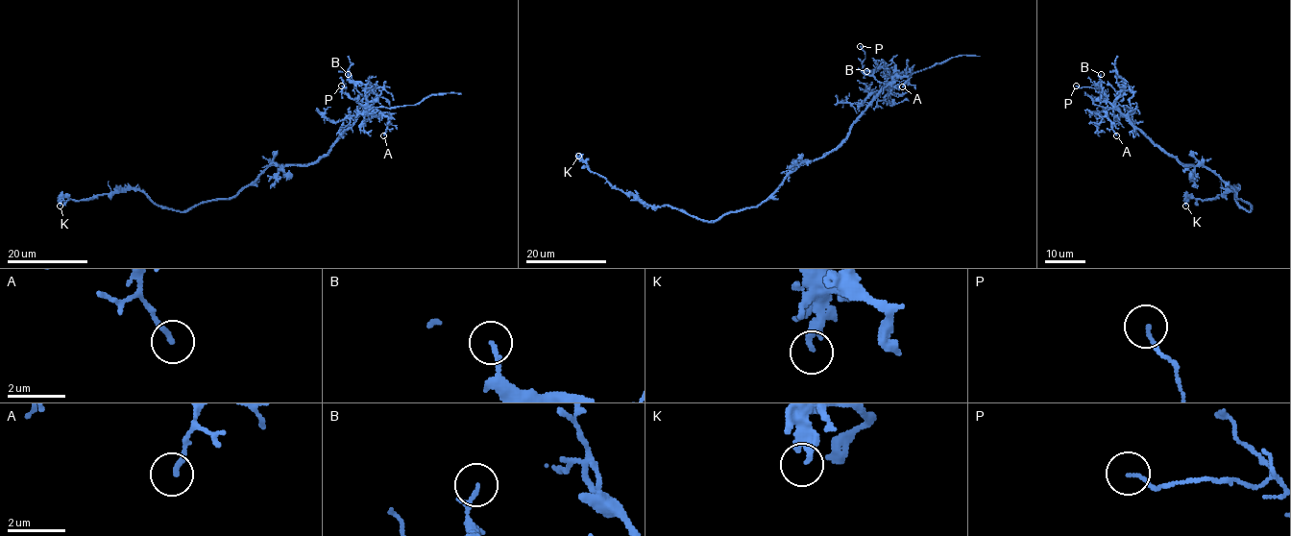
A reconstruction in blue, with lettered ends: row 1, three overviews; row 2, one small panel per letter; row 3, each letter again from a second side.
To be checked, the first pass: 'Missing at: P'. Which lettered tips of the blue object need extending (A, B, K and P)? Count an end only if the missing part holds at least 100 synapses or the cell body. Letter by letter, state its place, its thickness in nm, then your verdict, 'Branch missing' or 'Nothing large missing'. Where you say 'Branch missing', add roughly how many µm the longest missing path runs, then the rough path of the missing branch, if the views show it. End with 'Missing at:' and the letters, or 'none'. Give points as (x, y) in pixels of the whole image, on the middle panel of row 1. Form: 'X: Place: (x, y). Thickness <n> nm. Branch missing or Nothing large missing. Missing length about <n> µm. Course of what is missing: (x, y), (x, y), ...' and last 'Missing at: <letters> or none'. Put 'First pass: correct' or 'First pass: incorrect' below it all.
A: Place: (902, 86). Thickness 150 nm. Nothing large missing
B: Place: (866, 71). Thickness 140 nm. Nothing large missing
K: Place: (578, 156). Thickness 240 nm. Nothing large missing
P: Place: (860, 46). Thickness 110 nm. Nothing large missing
Missing at: none
First pass: incorrect

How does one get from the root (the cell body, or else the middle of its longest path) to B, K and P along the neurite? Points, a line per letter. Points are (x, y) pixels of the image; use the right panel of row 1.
B: (1212, 171), (1204, 165), (1183, 165), (1156, 146), (1106, 99), (1105, 92), (1098, 84), (1101, 74)
K: (1212, 171), (1251, 209), (1248, 211), (1238, 205), (1236, 189), (1228, 189), (1205, 200), (1189, 197), (1185, 206)
P: (1212, 171), (1204, 165), (1180, 163), (1146, 137), (1098, 89), (1076, 85)

